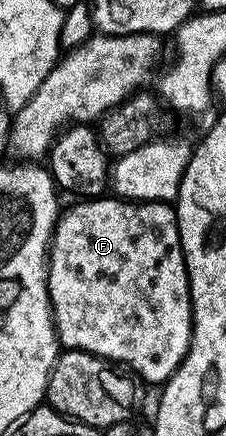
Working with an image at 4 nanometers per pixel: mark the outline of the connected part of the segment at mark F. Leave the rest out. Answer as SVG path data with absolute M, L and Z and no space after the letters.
M94 196L79 201L82 203L72 207L67 214L65 211L54 227L46 267L54 329L66 350L94 353L111 363L131 366L126 368L139 379L165 384L177 372L188 352L192 325L190 281L178 235L178 216L175 207L165 202L106 197Z

